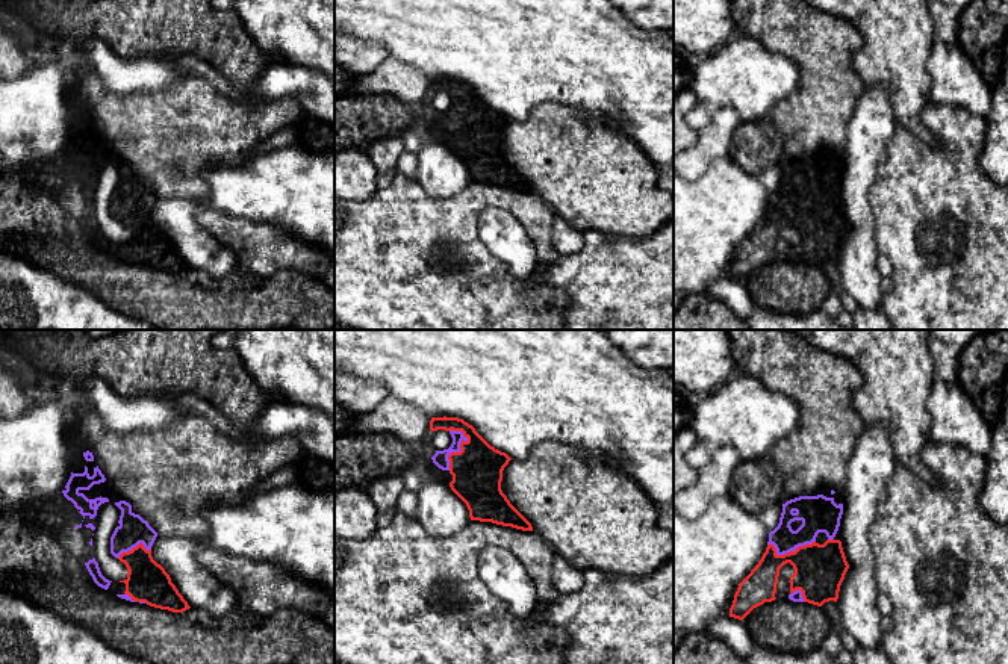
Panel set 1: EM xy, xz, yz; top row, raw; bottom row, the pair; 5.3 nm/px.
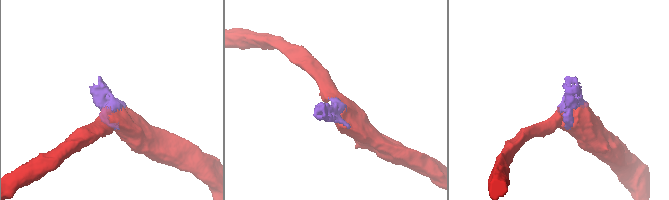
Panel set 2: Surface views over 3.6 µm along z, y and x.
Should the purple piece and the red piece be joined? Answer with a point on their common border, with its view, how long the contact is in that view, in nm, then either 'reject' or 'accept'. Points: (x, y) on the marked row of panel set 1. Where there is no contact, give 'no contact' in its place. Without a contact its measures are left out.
meets purple in xz at (457, 451); contact 220 nm long; accept

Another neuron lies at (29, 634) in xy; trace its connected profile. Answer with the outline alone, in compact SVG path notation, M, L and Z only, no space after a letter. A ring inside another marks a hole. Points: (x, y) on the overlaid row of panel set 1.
M0 590L0 664L151 664L126 655L82 625Z

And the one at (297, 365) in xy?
M219 330L212 343L235 349L269 396L318 408L334 424L334 330Z

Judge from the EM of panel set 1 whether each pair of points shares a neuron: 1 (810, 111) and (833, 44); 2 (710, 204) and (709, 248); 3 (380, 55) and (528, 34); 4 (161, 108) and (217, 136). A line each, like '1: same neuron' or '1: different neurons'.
1: same neuron
2: same neuron
3: different neurons
4: same neuron

